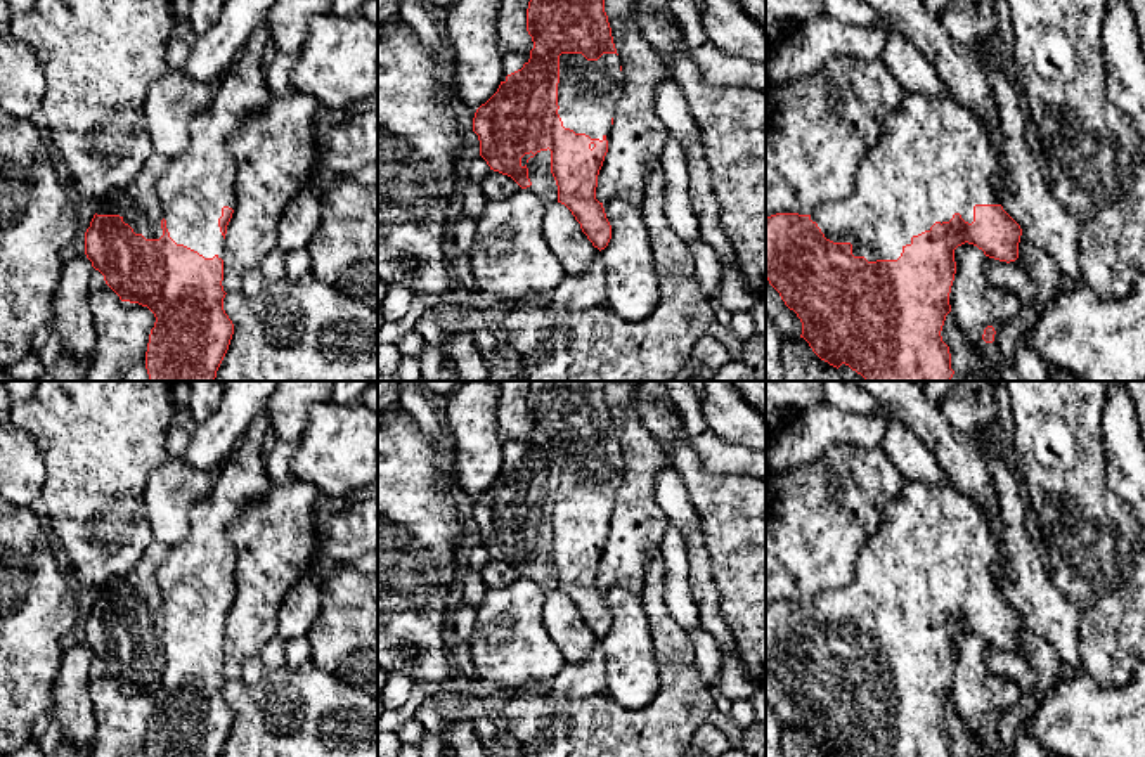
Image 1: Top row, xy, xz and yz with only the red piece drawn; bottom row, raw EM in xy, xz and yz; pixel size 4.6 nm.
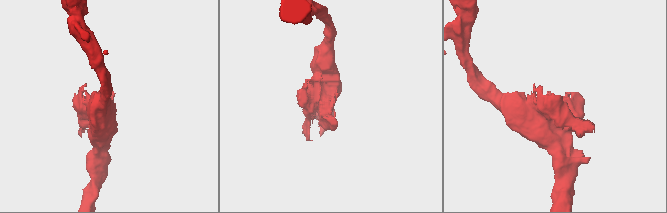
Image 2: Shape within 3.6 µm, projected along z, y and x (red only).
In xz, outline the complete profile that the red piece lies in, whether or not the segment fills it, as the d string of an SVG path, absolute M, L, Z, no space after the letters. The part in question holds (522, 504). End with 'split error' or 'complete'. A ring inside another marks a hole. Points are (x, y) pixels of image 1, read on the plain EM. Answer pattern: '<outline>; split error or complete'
M532 381L527 419L534 430L530 447L508 463L475 501L473 520L480 528L480 544L490 558L527 577L532 570L521 546L549 537L558 591L572 599L582 620L601 639L611 627L611 613L603 591L596 587L596 575L624 466L605 400L605 381Z; split error

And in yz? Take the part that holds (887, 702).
M949 478L939 485L906 480L902 490L887 502L880 528L859 556L854 580L847 587L819 592L811 603L776 601L766 606L766 667L780 681L785 693L797 702L802 710L800 726L821 748L837 757L842 752L851 757L951 757L949 734L942 729L941 719L951 700L949 681L956 662L954 637L968 631L999 650L1010 651L1019 646L1022 617L1003 598L991 577L991 563L996 554L998 540L991 532L989 514L974 499L958 492Z; split error

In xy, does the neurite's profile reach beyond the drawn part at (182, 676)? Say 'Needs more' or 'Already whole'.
Needs more

